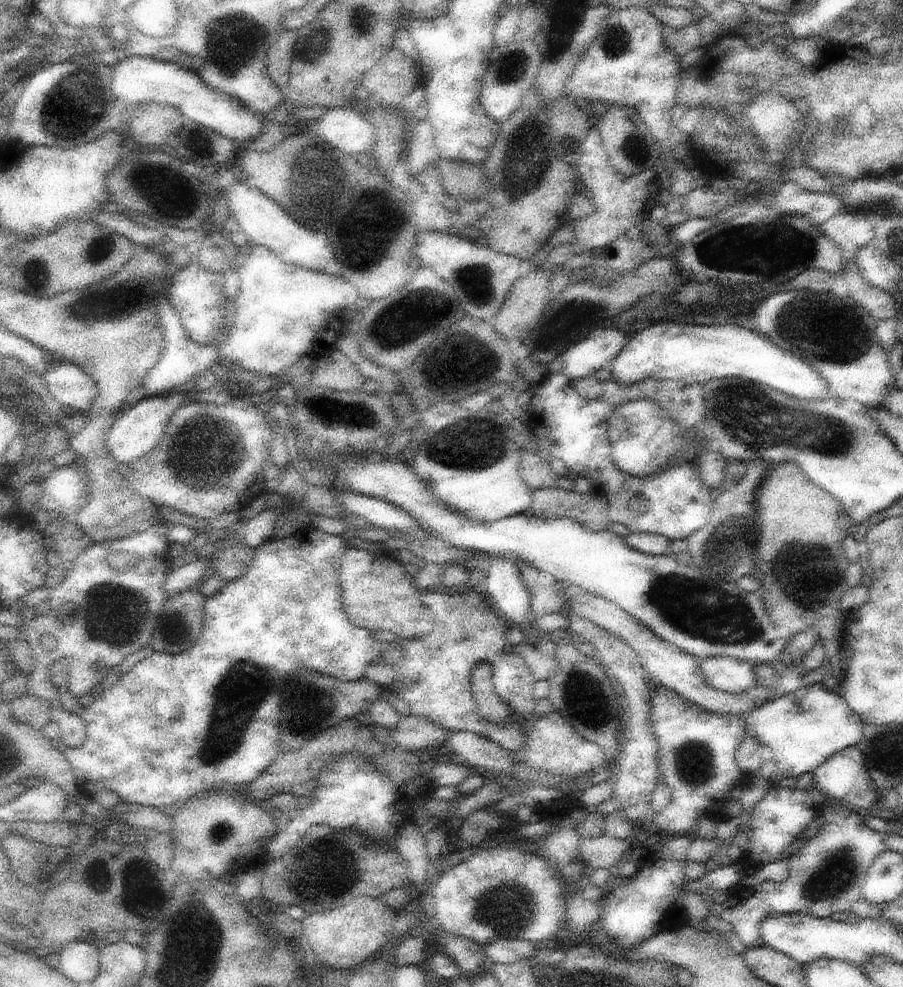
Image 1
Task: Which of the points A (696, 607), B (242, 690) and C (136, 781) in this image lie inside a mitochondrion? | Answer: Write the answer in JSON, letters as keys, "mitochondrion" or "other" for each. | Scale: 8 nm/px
{"A":"mitochondrion","B":"mitochondrion","C":"other"}

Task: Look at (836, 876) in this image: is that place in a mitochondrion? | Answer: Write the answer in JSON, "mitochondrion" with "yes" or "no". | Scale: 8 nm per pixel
{"mitochondrion":"yes"}

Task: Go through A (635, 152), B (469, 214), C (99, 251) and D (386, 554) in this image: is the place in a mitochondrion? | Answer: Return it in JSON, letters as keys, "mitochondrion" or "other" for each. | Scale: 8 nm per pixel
{"A":"mitochondrion","B":"other","C":"mitochondrion","D":"other"}

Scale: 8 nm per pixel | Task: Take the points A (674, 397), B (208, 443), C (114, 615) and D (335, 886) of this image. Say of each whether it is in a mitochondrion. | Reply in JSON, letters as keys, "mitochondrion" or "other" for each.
{"A":"other","B":"mitochondrion","C":"mitochondrion","D":"other"}

